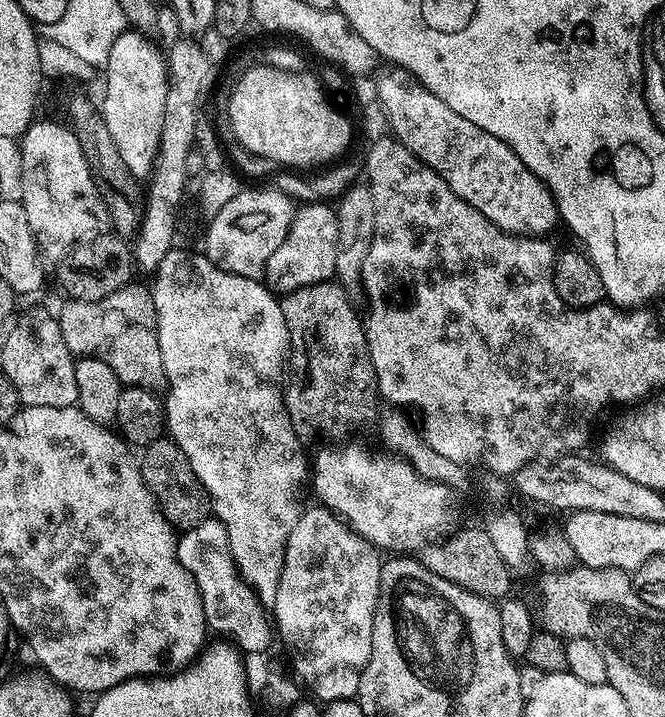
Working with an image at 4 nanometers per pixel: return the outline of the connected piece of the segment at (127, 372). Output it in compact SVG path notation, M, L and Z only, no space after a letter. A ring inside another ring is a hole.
M139 282L130 283L106 298L98 298L98 302L69 299L67 303L58 312L58 319L62 338L73 357L94 356L106 362L124 386L160 390L167 385L162 350L158 346L154 298L145 285L143 288Z

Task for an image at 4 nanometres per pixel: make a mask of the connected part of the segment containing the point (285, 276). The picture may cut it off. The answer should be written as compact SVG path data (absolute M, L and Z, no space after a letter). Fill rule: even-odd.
M301 203L293 211L292 225L278 245L278 250L270 254L270 262L264 267L263 283L273 293L287 294L302 286L322 284L331 281L336 274L334 258L338 242L338 222L335 207L327 203Z

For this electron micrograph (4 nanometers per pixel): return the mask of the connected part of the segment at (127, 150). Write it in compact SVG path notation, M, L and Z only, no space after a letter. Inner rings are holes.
M125 30L110 47L108 64L102 68L106 130L110 130L110 138L114 138L118 154L122 154L122 162L126 162L130 174L137 178L151 177L156 167L168 89L168 61L148 40L143 33Z

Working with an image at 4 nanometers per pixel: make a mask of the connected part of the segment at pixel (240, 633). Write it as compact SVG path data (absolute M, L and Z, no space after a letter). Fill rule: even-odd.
M215 518L198 522L198 526L187 529L177 539L176 553L198 586L209 629L213 633L222 632L226 635L223 637L231 641L241 653L268 652L272 636L274 640L274 624L269 609L236 569L224 523Z

